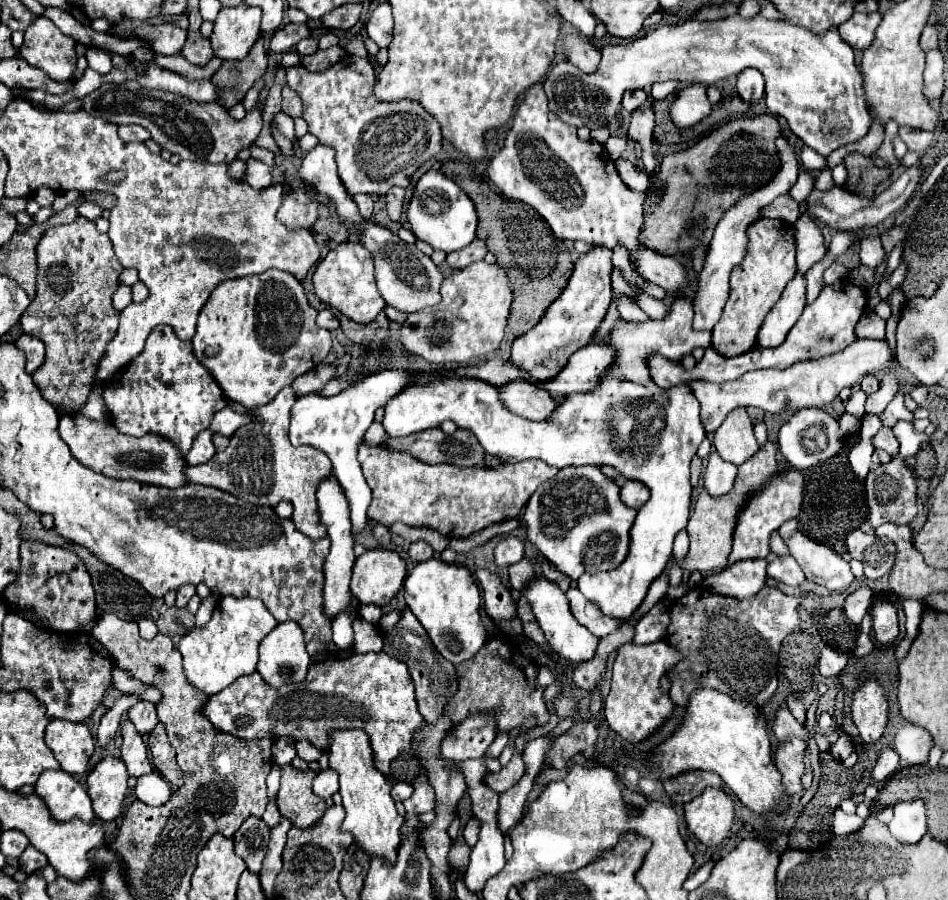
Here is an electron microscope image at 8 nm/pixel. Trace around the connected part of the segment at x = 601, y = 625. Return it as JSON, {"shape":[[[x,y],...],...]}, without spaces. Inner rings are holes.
{"shape":[[[570,588],[568,592],[566,592],[566,598],[568,598],[568,602],[570,602],[570,610],[572,610],[572,614],[574,614],[574,618],[582,624],[582,626],[586,626],[592,634],[596,634],[598,638],[602,638],[602,636],[606,636],[606,634],[612,634],[614,630],[618,630],[620,626],[622,626],[622,622],[614,622],[614,619],[608,618],[608,616],[604,616],[602,612],[600,612],[600,608],[594,604],[594,602],[590,602],[588,598],[584,598],[584,594],[578,590],[578,588]]]}

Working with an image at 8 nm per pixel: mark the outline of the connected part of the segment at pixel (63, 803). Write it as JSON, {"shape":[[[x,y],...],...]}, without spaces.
{"shape":[[[62,770],[42,772],[36,782],[36,794],[46,800],[52,816],[60,822],[66,822],[74,816],[82,818],[84,822],[94,820],[94,810],[88,792],[74,776]]]}

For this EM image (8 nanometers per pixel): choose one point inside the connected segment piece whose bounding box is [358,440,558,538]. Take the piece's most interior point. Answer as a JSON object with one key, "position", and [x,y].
{"position":[456,501]}

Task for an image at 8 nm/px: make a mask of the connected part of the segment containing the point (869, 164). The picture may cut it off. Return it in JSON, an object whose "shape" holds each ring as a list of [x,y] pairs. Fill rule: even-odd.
{"shape":[[[858,152],[848,154],[844,158],[844,164],[848,168],[848,178],[842,188],[868,200],[874,198],[877,186],[891,174],[891,170],[875,166],[868,156],[862,156]]]}

